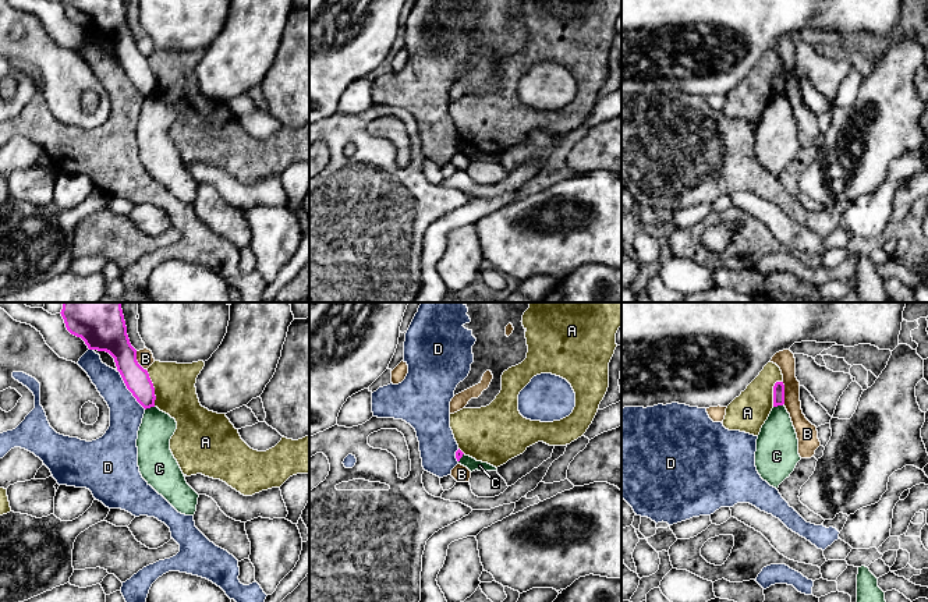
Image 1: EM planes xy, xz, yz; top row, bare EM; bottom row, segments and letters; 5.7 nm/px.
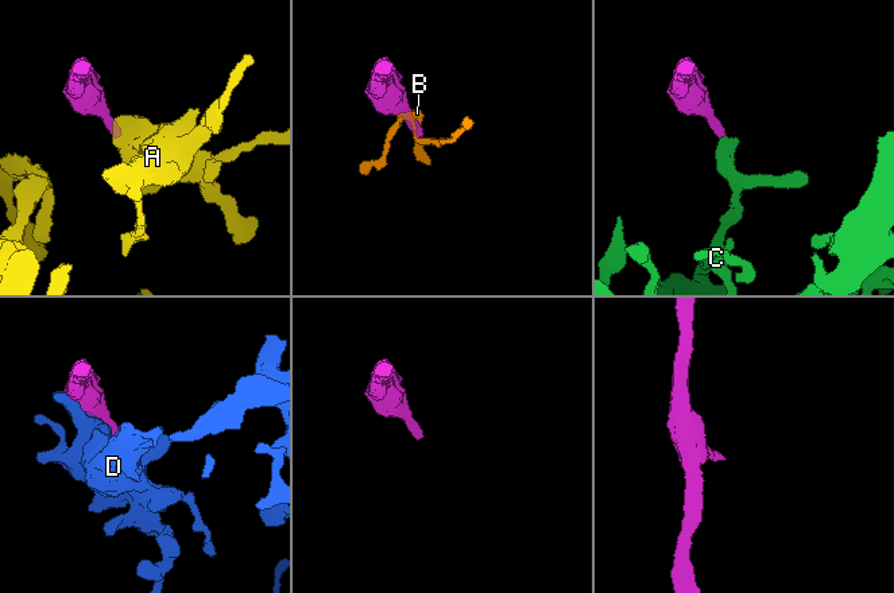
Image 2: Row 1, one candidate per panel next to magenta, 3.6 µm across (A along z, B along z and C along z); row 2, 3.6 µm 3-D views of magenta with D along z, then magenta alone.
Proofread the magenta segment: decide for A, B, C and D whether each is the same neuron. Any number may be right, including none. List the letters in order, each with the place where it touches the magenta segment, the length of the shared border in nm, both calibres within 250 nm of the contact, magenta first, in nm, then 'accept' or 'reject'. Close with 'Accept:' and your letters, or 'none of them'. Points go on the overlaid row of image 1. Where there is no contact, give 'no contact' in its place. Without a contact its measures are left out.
A: xy (153, 389) | 220 nm | 150/240 nm | reject
B: yz (783, 393) | 140 nm | 60/110 nm | reject
C: xy (149, 407) | 60 nm | 150/190 nm | reject
D: xy (128, 389) | 280 nm | 150/190 nm | reject
Accept: none of them

